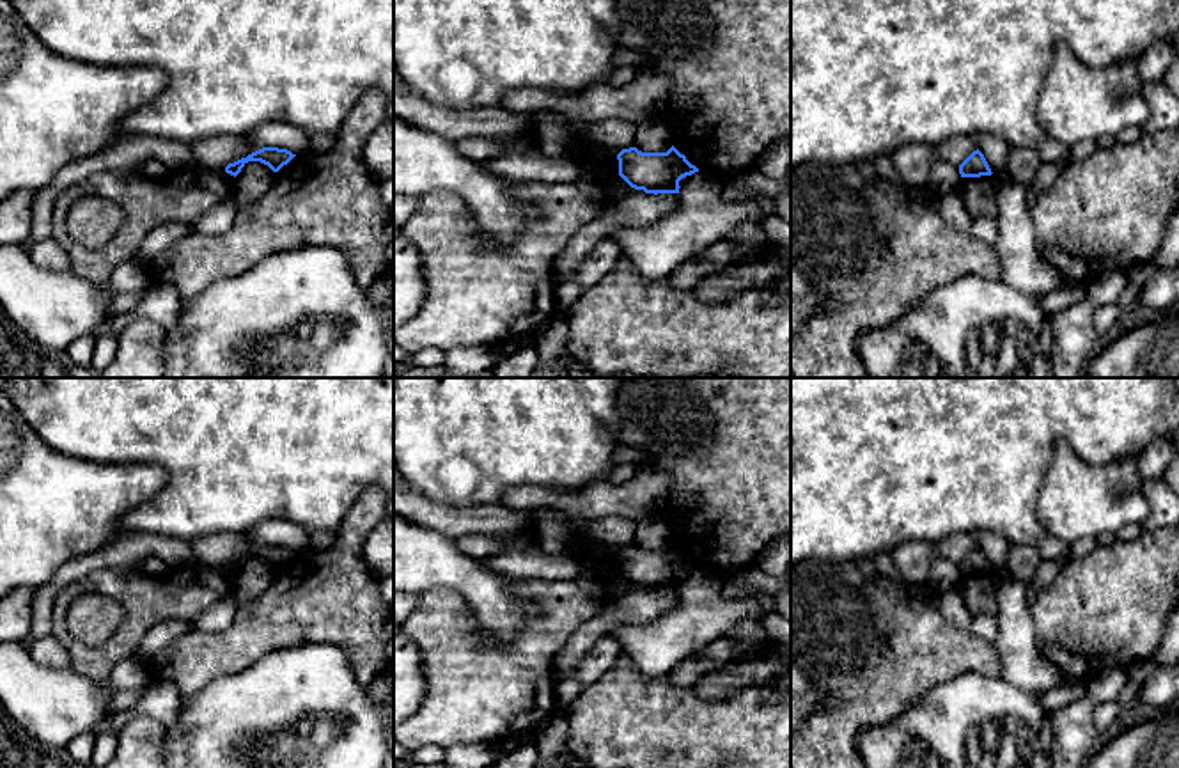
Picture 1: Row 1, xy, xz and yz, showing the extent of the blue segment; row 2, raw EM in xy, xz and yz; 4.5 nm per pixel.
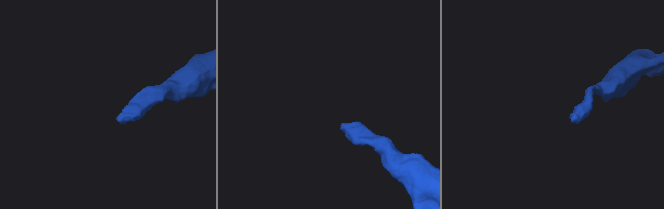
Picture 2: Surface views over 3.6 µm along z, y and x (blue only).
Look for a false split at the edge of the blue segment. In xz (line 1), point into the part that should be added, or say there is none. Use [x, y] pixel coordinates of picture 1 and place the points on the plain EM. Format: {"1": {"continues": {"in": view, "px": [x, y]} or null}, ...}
{"1": {"continues": null}}

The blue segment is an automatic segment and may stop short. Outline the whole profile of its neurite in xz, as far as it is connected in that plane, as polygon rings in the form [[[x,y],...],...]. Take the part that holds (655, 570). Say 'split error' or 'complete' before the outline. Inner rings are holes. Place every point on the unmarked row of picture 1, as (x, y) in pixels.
complete; [[[674,543],[667,550],[642,550],[636,545],[617,552],[619,573],[645,591],[679,591],[679,578],[699,569]]]

